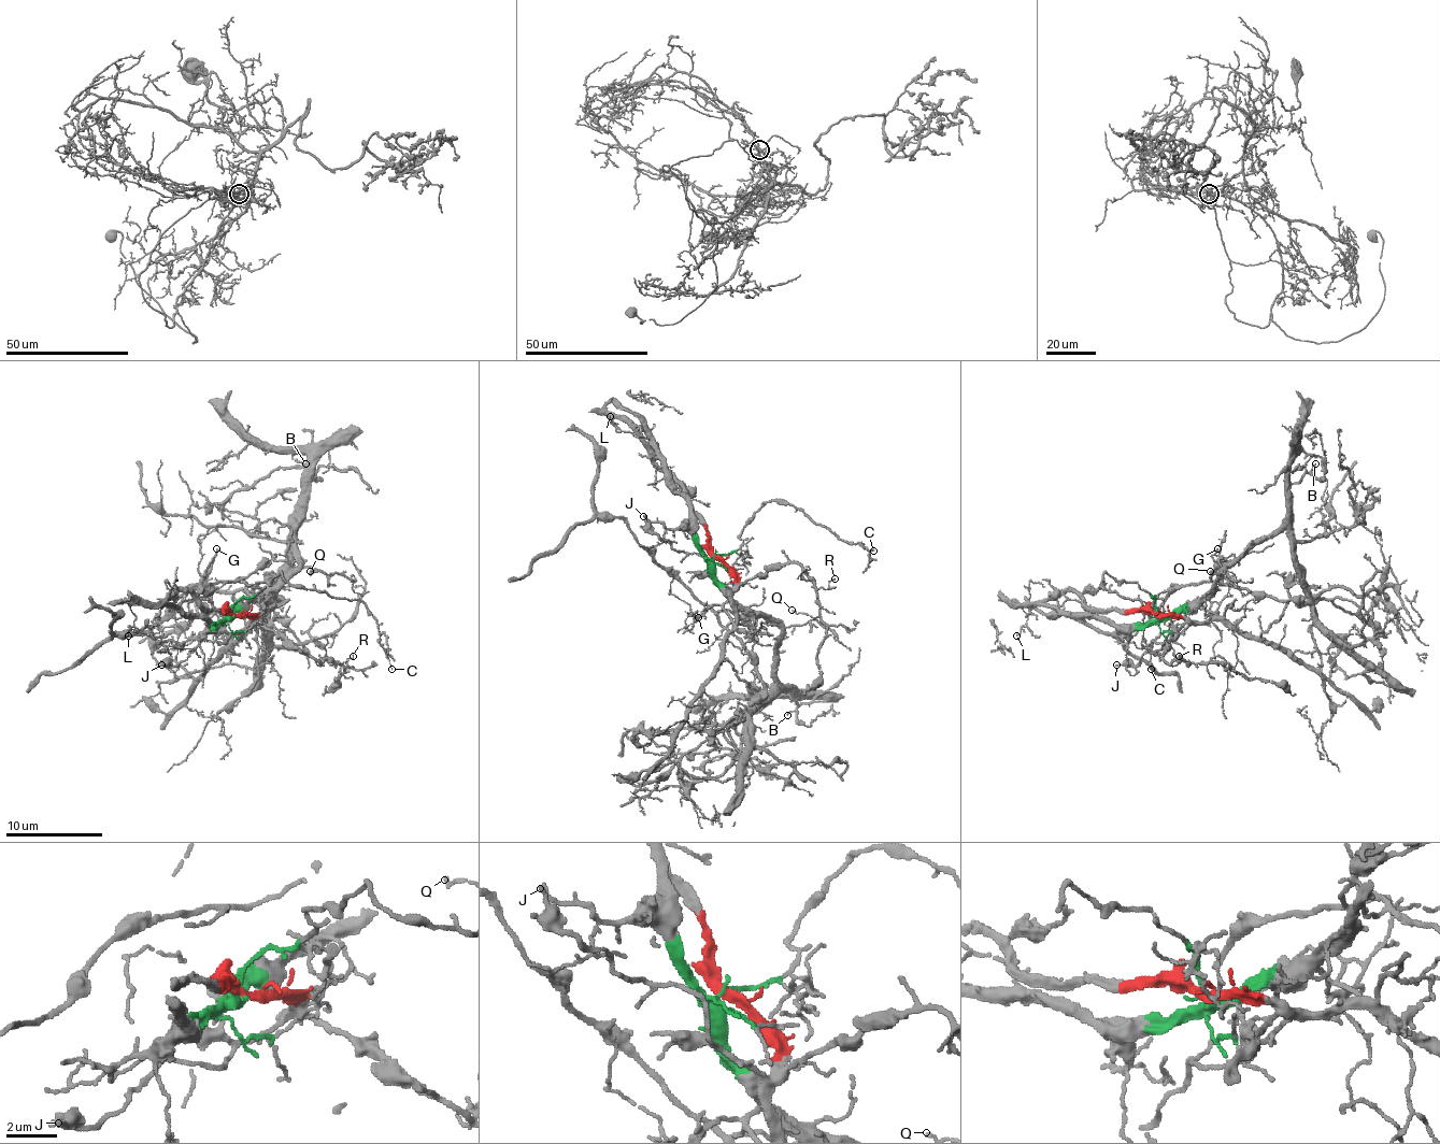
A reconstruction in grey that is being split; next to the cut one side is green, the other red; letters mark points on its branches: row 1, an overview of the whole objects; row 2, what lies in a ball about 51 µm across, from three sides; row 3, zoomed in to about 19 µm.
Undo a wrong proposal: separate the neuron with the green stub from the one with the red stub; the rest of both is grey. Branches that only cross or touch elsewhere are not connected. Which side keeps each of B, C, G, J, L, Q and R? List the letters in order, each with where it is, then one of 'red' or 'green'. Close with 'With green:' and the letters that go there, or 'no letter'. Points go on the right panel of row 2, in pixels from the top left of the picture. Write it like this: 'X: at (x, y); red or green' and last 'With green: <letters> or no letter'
B: at (1315, 463); green
C: at (1151, 669); green
G: at (1217, 548); green
J: at (1116, 665); red
L: at (1016, 635); red
Q: at (1210, 571); green
R: at (1179, 656); red
With green: B, C, G, Q

